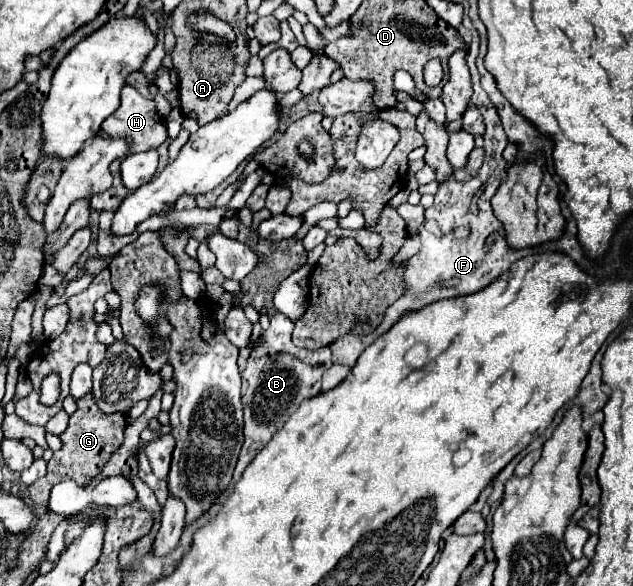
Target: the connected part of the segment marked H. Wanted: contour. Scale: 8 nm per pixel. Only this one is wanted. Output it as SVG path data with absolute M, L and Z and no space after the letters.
M132 86L122 90L120 108L102 122L102 132L110 138L122 138L130 146L130 152L158 148L168 138L154 102L138 94Z

